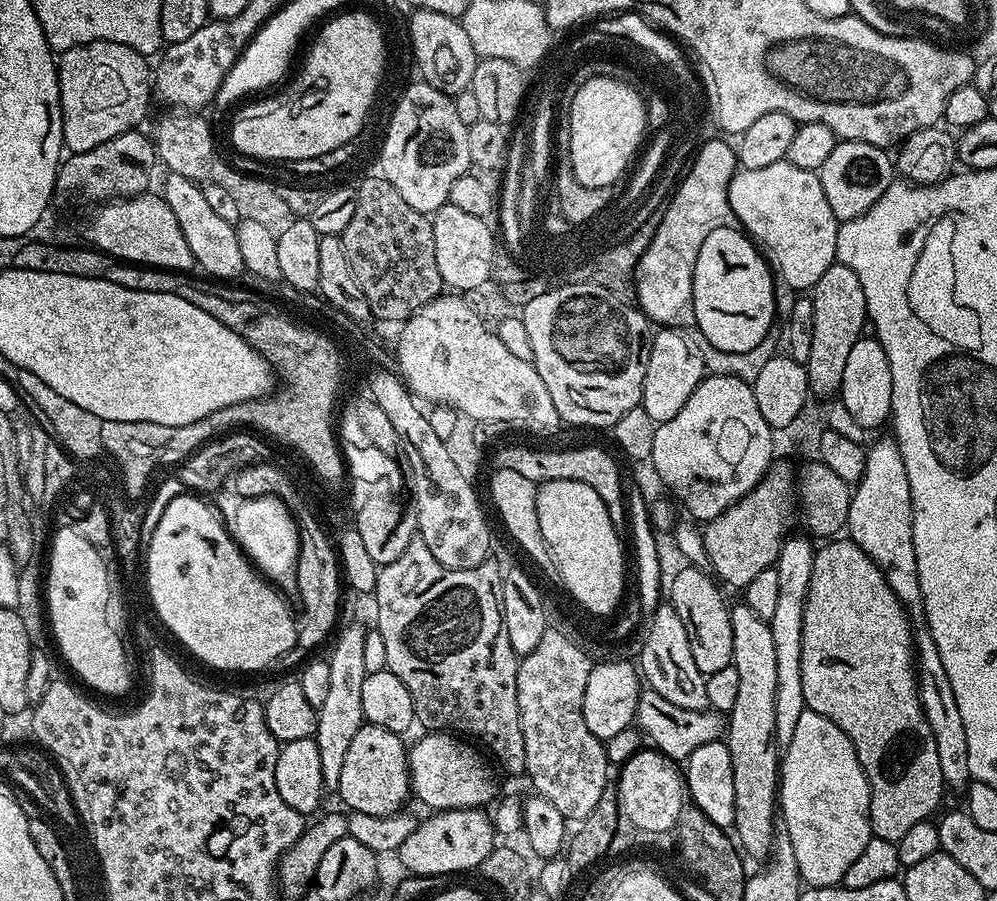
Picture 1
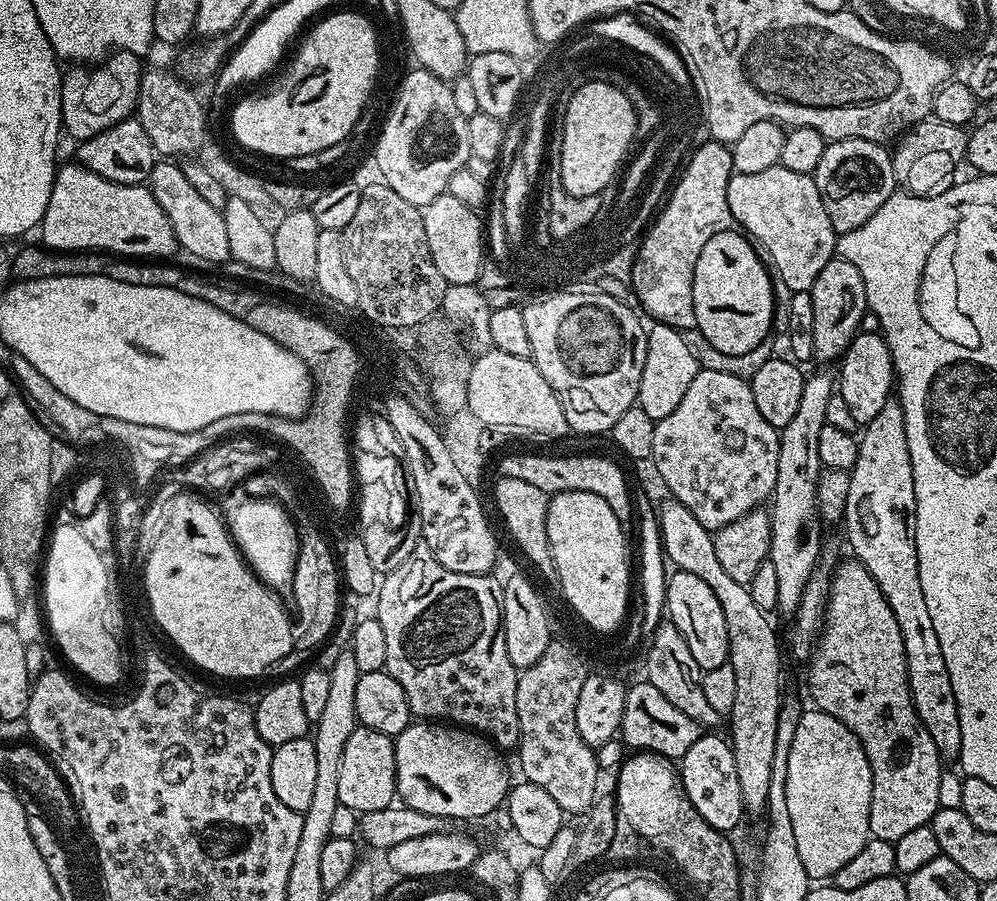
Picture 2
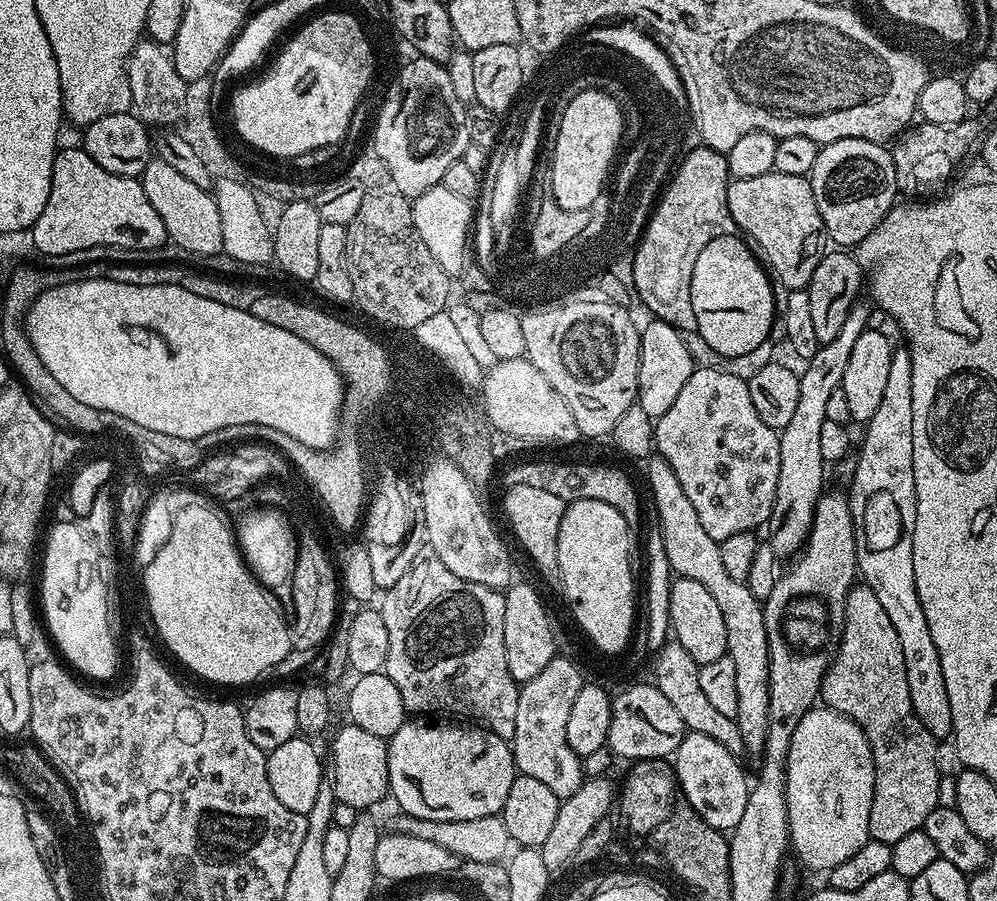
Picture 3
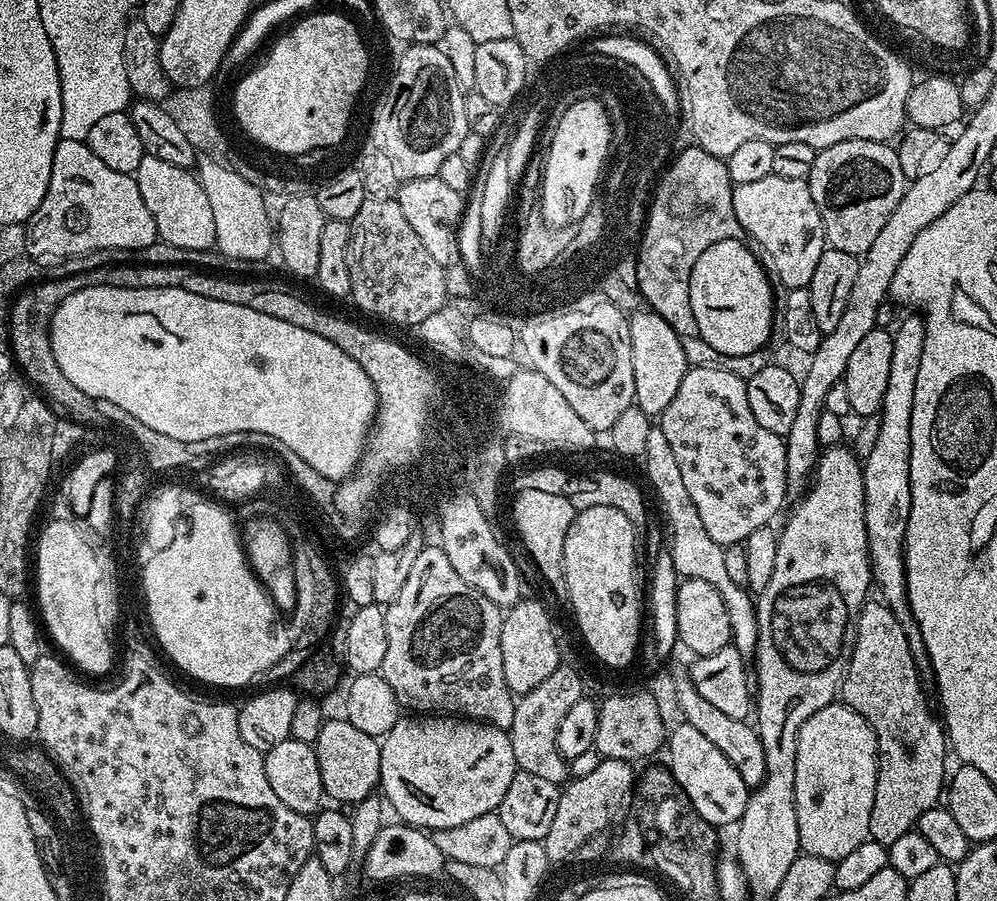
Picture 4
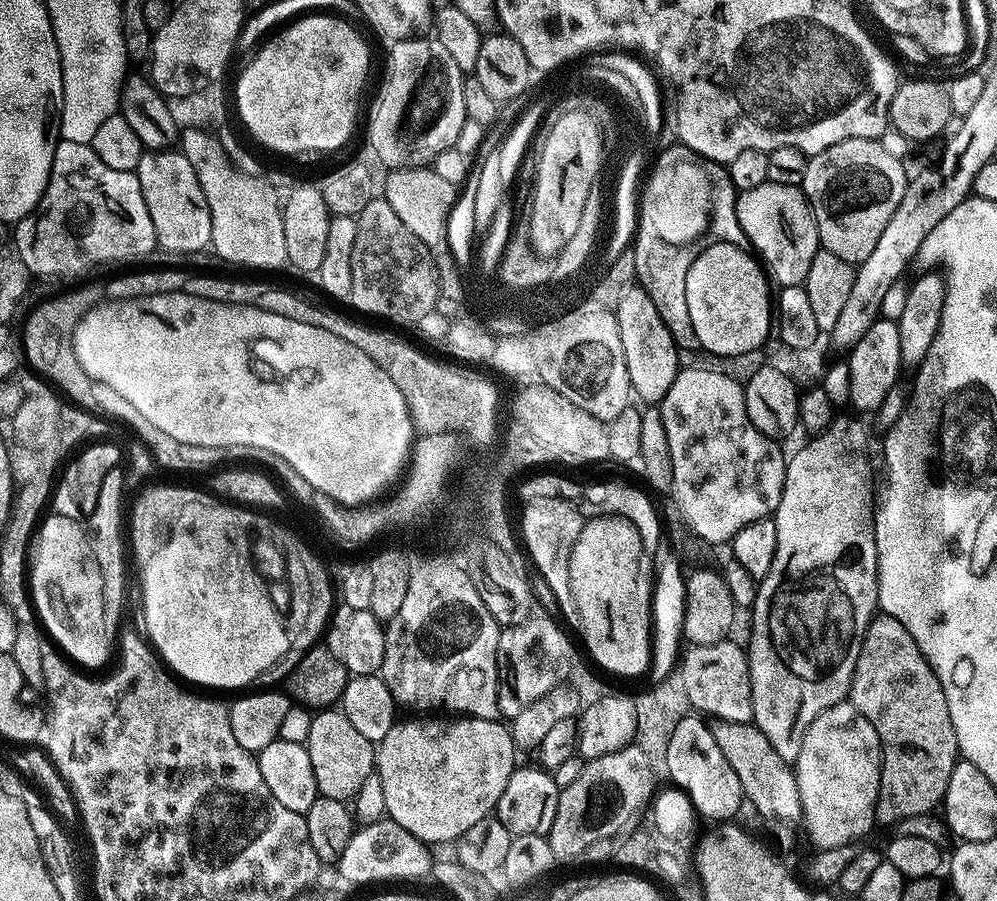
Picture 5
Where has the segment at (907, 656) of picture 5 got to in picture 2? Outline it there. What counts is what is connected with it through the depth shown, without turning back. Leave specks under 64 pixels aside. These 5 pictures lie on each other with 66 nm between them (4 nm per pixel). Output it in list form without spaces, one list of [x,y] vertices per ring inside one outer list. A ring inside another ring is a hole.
[[[847,558],[836,568],[836,573],[831,573],[830,583],[828,585],[828,607],[824,610],[824,622],[820,629],[820,635],[814,645],[814,651],[810,657],[808,668],[808,688],[812,691],[812,700],[819,711],[830,714],[846,726],[862,742],[862,750],[872,767],[872,797],[870,798],[870,826],[868,831],[871,839],[890,840],[895,842],[898,838],[903,838],[909,830],[918,830],[918,826],[923,824],[931,825],[932,817],[942,807],[940,801],[940,763],[942,757],[940,751],[934,746],[934,738],[926,734],[926,726],[918,718],[914,710],[914,702],[910,694],[908,685],[908,671],[906,670],[906,650],[902,650],[902,630],[898,630],[898,621],[895,620],[886,598],[882,598],[882,590],[878,590],[878,582],[870,578],[870,570],[862,566],[860,561],[855,558]]]

